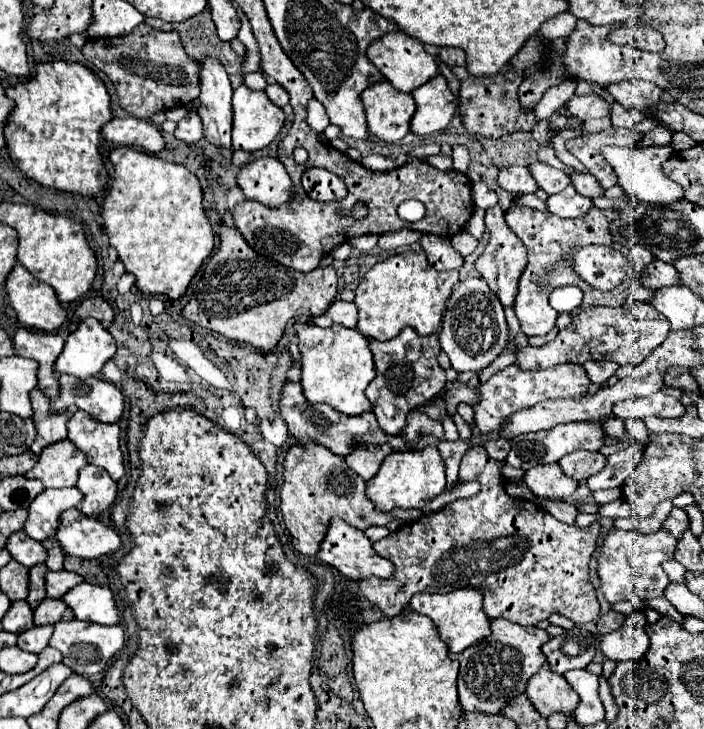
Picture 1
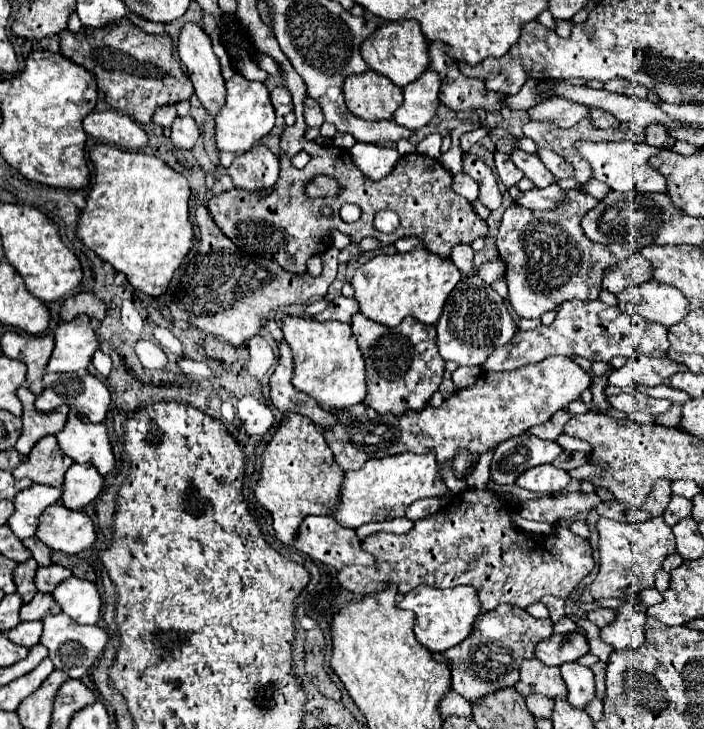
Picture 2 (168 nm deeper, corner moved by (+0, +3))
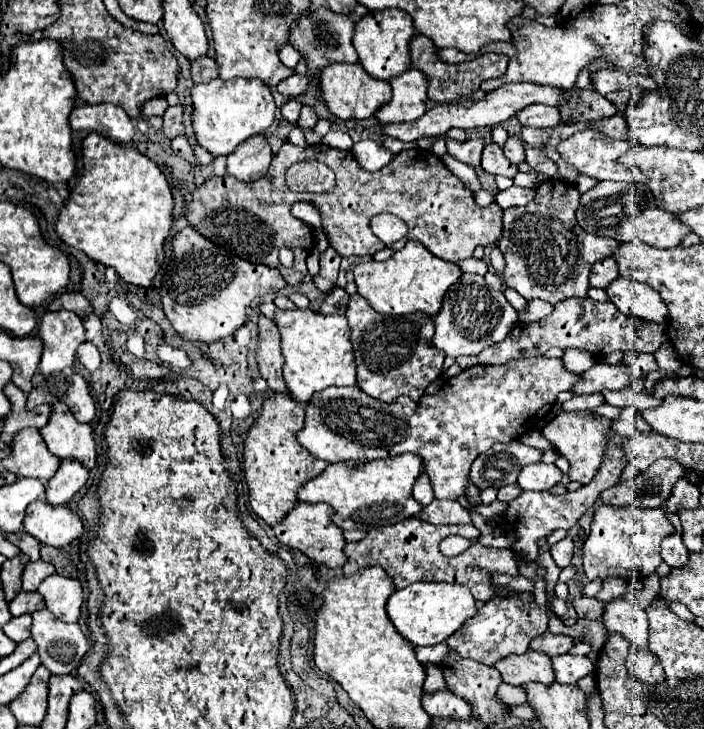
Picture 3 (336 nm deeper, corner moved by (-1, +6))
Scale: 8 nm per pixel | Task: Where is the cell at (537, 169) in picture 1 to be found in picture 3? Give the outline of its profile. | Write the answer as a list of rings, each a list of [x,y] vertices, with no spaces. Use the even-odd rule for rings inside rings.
[[[508,136],[506,144],[504,144],[504,156],[512,162],[512,164],[520,164],[524,162],[524,146],[522,140],[518,136]]]

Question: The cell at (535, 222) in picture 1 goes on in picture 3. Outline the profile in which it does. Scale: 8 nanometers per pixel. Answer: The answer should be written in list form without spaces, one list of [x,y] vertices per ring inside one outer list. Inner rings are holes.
[[[556,178],[544,180],[534,198],[520,208],[504,210],[504,232],[498,248],[504,254],[506,268],[502,272],[504,284],[520,292],[526,300],[540,298],[558,304],[570,296],[584,298],[588,292],[588,276],[592,264],[608,258],[620,246],[612,238],[598,238],[584,232],[576,222],[576,208],[580,192],[576,186]]]

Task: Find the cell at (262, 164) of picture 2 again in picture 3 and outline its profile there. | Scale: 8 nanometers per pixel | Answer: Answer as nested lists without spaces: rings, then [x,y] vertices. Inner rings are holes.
[[[256,134],[236,146],[236,150],[228,156],[228,172],[242,182],[254,182],[268,172],[270,162],[272,148],[262,134]]]

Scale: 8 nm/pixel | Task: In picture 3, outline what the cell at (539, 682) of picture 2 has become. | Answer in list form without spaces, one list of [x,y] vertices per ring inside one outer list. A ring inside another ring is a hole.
[[[526,650],[520,656],[508,656],[496,662],[494,666],[502,680],[512,686],[522,686],[526,682],[542,682],[552,684],[554,682],[554,670],[550,656],[540,650]]]

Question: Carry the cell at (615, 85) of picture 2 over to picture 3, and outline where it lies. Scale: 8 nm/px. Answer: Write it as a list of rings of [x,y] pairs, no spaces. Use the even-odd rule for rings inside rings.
[[[606,68],[606,70],[598,70],[592,74],[592,86],[606,96],[608,92],[618,92],[624,88],[632,86],[632,80],[626,72],[616,70],[616,68]]]

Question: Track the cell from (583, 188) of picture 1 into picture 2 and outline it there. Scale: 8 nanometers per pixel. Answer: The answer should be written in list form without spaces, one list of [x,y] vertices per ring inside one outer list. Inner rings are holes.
[[[539,149],[537,157],[547,165],[547,169],[557,177],[557,179],[573,179],[575,177],[575,169],[571,167],[571,163],[567,163],[563,157],[559,157],[557,153],[549,151],[549,149]]]

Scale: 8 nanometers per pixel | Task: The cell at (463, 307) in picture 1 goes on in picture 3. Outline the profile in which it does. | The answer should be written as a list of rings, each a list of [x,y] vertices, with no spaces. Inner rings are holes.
[[[462,274],[456,284],[452,284],[446,294],[440,312],[434,318],[434,346],[442,350],[446,356],[476,356],[488,346],[506,338],[508,330],[518,322],[516,310],[504,298],[502,292],[490,290],[484,282],[484,276],[478,274]]]

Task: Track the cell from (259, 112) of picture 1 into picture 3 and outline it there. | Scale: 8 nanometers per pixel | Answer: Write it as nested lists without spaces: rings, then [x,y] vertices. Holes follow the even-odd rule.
[[[210,80],[206,84],[194,84],[192,86],[192,128],[196,142],[206,148],[212,156],[230,154],[238,144],[242,144],[246,138],[260,134],[262,130],[270,128],[274,122],[276,104],[272,98],[270,88],[260,80]]]

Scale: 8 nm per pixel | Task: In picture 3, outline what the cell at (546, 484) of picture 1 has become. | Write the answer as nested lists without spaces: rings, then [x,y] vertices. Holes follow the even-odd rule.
[[[528,464],[518,476],[518,486],[522,490],[550,490],[562,478],[562,472],[554,464]]]

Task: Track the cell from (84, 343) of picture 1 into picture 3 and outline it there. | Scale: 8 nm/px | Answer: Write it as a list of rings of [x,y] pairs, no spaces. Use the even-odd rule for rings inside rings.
[[[66,310],[46,312],[38,326],[38,338],[44,346],[38,370],[44,374],[70,370],[76,348],[86,342],[82,320]]]

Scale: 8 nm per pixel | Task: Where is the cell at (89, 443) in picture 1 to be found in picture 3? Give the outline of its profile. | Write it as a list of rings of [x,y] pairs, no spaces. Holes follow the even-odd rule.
[[[64,402],[52,404],[48,426],[40,428],[48,450],[58,458],[72,458],[92,470],[96,466],[96,442],[90,424],[80,424]]]

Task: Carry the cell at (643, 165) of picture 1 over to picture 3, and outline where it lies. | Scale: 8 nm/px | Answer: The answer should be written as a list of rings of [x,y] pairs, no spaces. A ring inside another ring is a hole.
[[[584,128],[576,134],[572,134],[570,138],[562,140],[556,150],[558,154],[568,162],[572,164],[578,172],[590,176],[590,178],[596,178],[596,180],[612,180],[612,182],[628,182],[628,184],[634,184],[634,182],[644,182],[644,174],[640,174],[640,170],[628,170],[626,166],[622,166],[618,162],[620,154],[624,154],[626,150],[630,150],[632,146],[632,140],[614,140],[614,138],[608,138],[604,134],[600,134],[598,130],[592,130],[592,128]]]

